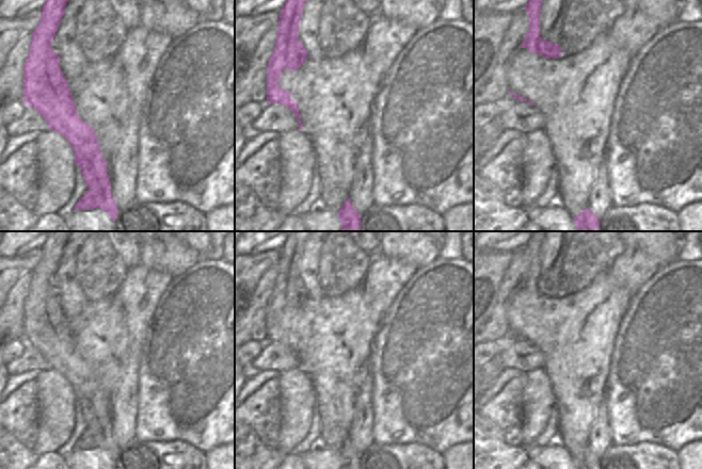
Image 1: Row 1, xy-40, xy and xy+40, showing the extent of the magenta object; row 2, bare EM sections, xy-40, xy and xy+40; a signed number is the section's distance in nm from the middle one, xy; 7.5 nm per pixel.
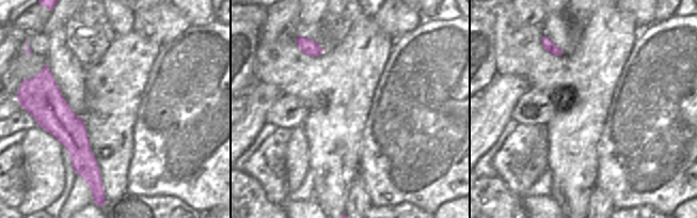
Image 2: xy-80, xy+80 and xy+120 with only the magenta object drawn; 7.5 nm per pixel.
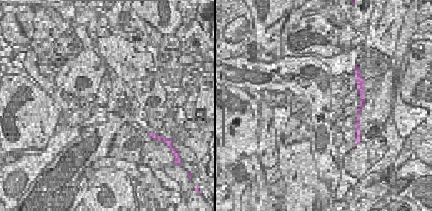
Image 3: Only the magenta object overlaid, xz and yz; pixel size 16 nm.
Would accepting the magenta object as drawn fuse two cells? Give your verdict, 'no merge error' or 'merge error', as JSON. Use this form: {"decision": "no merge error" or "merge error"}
{"decision": "merge error"}

